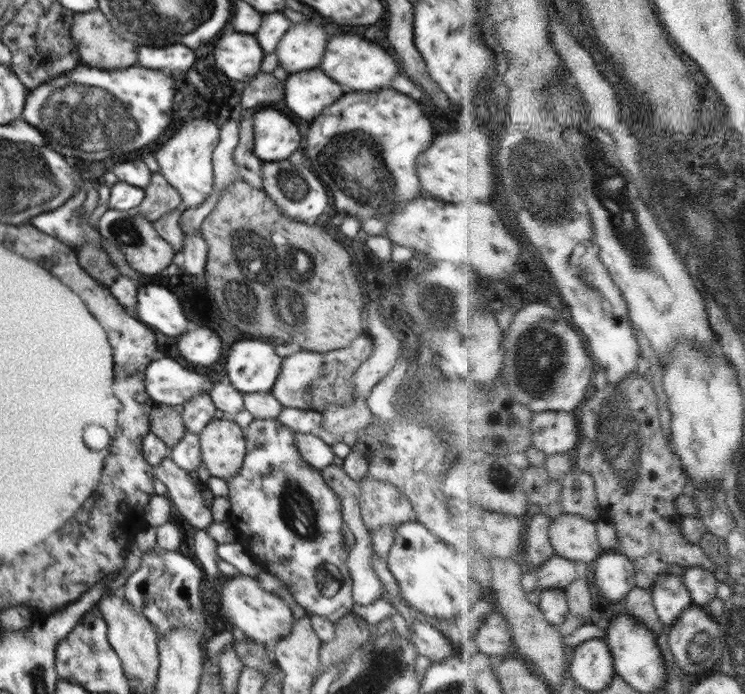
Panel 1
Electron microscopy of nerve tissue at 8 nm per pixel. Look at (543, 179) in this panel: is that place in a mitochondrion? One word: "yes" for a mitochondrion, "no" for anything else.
yes

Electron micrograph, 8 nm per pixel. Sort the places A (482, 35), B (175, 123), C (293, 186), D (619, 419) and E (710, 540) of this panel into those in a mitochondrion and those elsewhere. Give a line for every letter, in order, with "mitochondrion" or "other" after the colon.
A: other
B: other
C: mitochondrion
D: mitochondrion
E: mitochondrion

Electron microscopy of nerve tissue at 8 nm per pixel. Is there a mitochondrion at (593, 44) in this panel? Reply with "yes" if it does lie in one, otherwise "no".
no

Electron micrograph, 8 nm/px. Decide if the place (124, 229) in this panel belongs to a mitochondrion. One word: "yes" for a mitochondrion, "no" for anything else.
yes

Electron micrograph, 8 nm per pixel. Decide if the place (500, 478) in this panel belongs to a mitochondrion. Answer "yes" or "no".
yes

